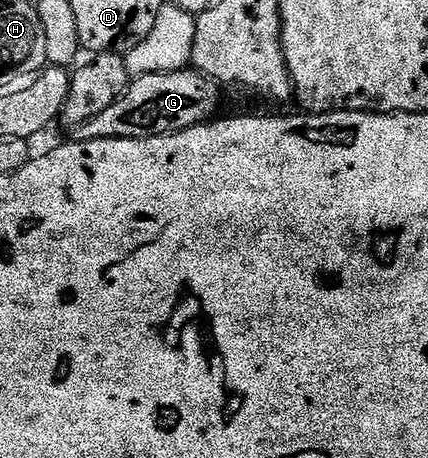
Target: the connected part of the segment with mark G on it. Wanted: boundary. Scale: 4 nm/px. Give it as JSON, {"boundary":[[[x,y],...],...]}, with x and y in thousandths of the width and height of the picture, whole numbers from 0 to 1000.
{"boundary":[[[465,153],[320,166],[264,227],[238,240],[238,249],[220,249],[220,258],[182,273],[173,297],[182,306],[245,306],[259,297],[320,306],[423,288],[474,271],[512,247],[505,242],[514,236],[514,201],[516,186]]]}

